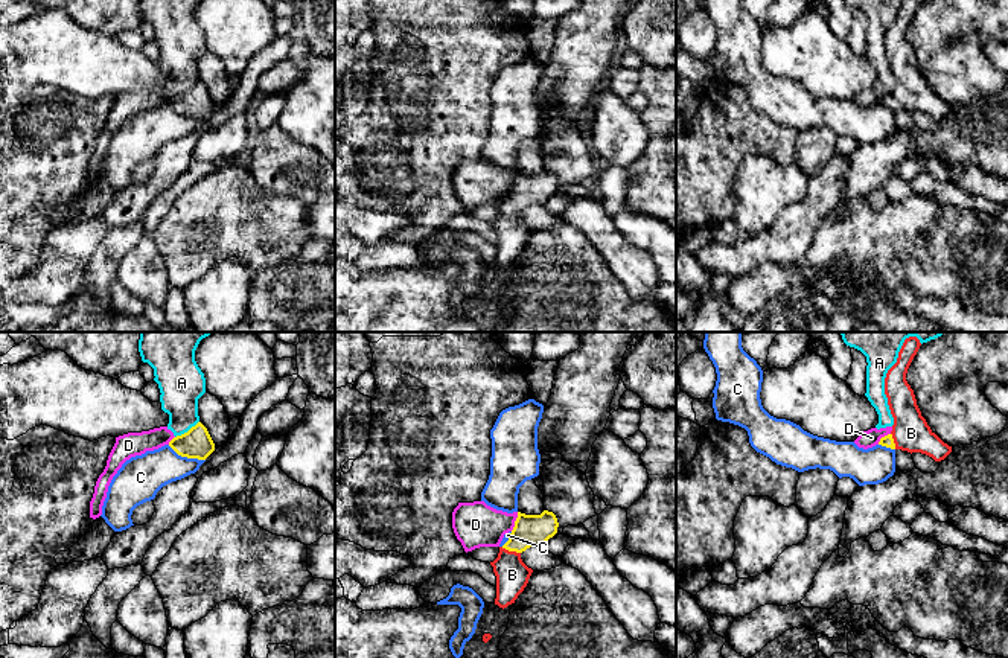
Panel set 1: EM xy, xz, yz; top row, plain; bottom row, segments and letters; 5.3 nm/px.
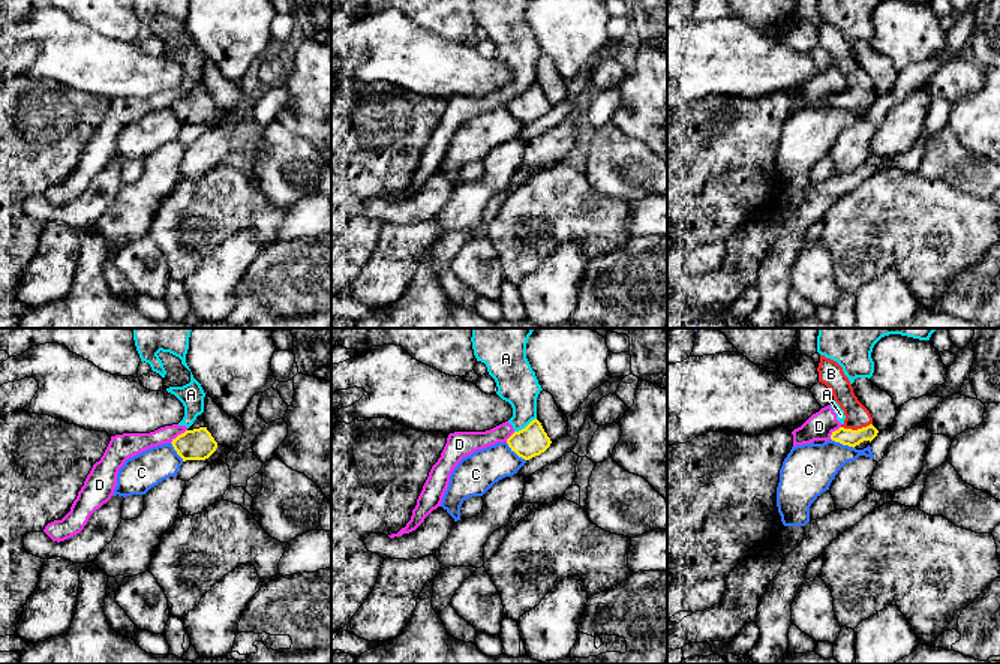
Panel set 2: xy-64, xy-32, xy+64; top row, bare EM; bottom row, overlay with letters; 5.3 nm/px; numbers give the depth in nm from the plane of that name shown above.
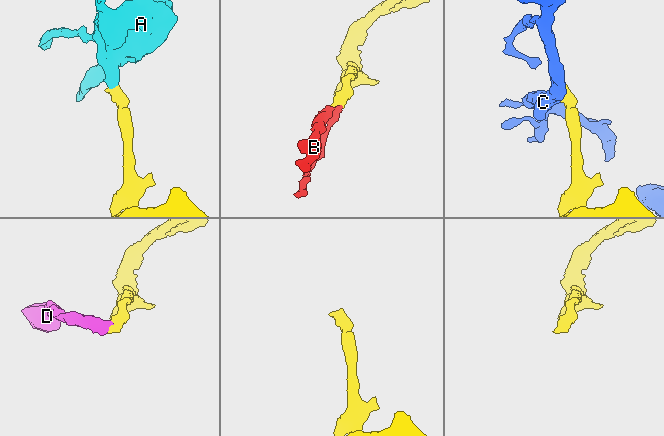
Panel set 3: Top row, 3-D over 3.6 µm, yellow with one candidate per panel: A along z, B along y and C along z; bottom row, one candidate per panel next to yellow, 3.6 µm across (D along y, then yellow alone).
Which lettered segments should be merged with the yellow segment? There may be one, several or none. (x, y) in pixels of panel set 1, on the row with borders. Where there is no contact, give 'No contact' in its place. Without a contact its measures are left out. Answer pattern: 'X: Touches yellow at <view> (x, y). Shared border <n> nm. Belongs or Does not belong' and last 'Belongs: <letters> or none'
A: Touches yellow at xy (188, 431). Shared border 160 nm. Does not belong
B: Touches yellow at xz (510, 550). Shared border 110 nm. Belongs
C: Touches yellow at xy (186, 456). Shared border 220 nm. Does not belong
D: Touches yellow at xz (515, 521). Shared border 110 nm. Does not belong
Belongs: B

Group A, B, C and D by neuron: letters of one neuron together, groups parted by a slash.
A D / B / C

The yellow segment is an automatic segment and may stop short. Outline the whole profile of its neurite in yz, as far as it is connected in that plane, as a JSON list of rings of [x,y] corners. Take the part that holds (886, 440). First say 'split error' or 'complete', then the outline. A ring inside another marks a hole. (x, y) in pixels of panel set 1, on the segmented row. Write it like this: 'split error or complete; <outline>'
split error; [[[917,337],[904,340],[897,363],[885,378],[885,394],[894,417],[892,431],[882,437],[879,445],[908,452],[921,452],[935,462],[944,460],[952,446],[944,443],[927,425],[917,405],[914,390],[906,381],[908,369],[917,355],[921,343]]]

